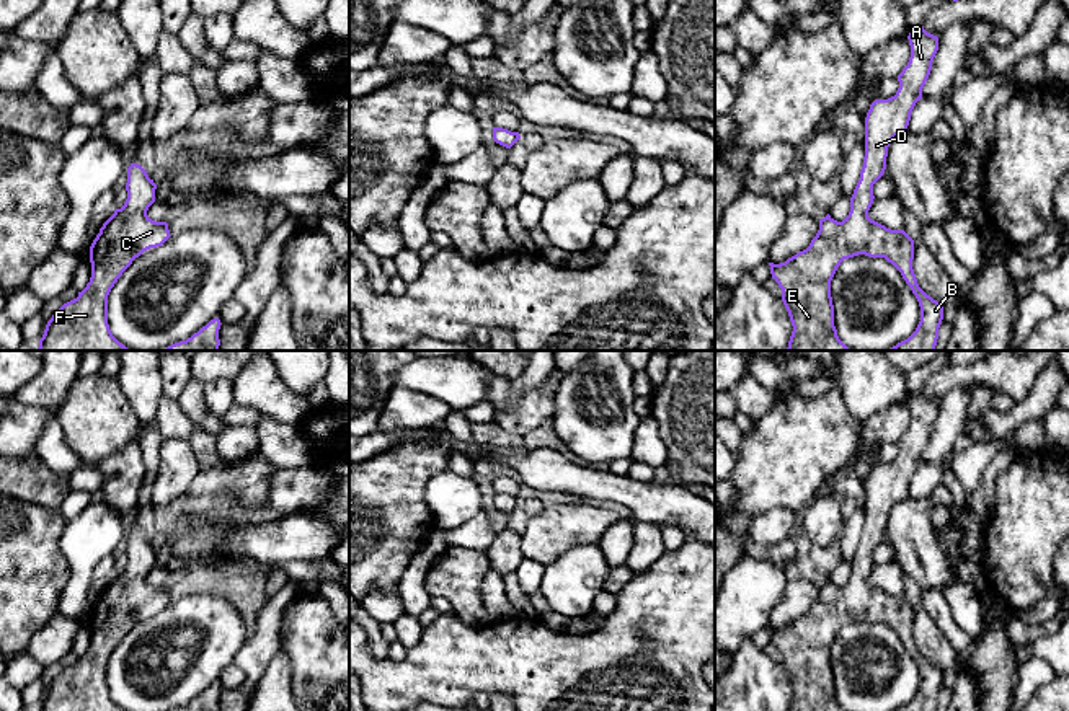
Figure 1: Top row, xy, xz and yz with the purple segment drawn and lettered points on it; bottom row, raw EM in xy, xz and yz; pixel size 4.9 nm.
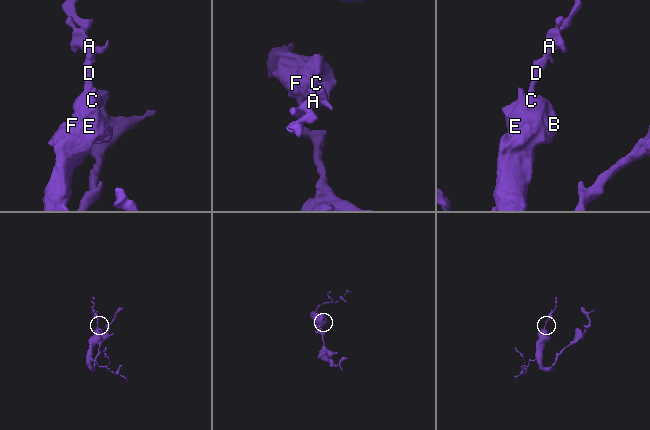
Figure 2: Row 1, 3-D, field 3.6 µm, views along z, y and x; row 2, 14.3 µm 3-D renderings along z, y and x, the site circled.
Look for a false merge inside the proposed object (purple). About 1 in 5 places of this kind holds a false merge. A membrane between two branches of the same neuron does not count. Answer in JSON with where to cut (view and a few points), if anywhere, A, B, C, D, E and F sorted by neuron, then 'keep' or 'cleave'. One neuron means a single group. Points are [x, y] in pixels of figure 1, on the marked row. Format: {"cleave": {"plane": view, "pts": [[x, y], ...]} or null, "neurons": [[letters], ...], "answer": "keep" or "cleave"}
{"cleave": null, "neurons": [["A", "B", "C", "D", "E", "F"]], "answer": "keep"}

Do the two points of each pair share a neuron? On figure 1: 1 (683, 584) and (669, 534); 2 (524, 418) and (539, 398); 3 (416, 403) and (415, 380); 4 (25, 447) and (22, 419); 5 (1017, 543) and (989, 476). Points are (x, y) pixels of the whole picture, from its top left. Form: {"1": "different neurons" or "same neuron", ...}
{"1": "different neurons", "2": "same neuron", "3": "different neurons", "4": "same neuron", "5": "different neurons"}

